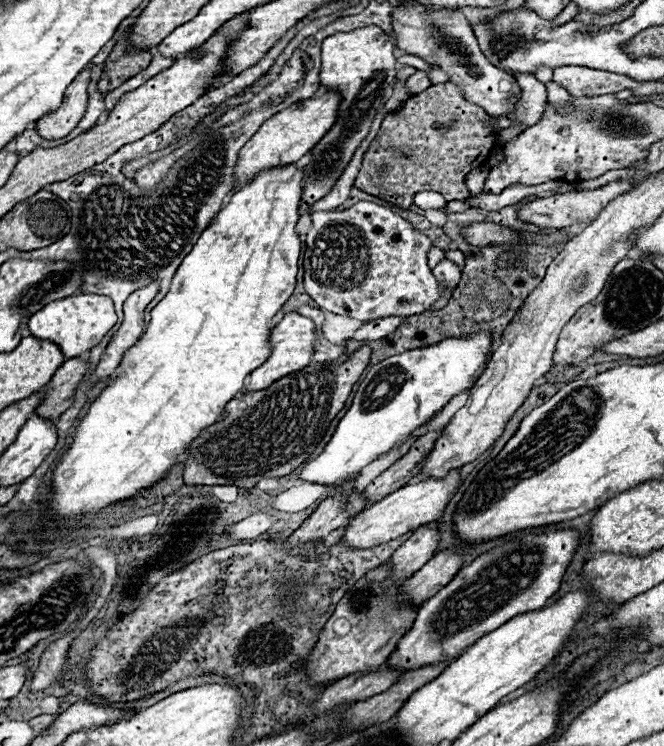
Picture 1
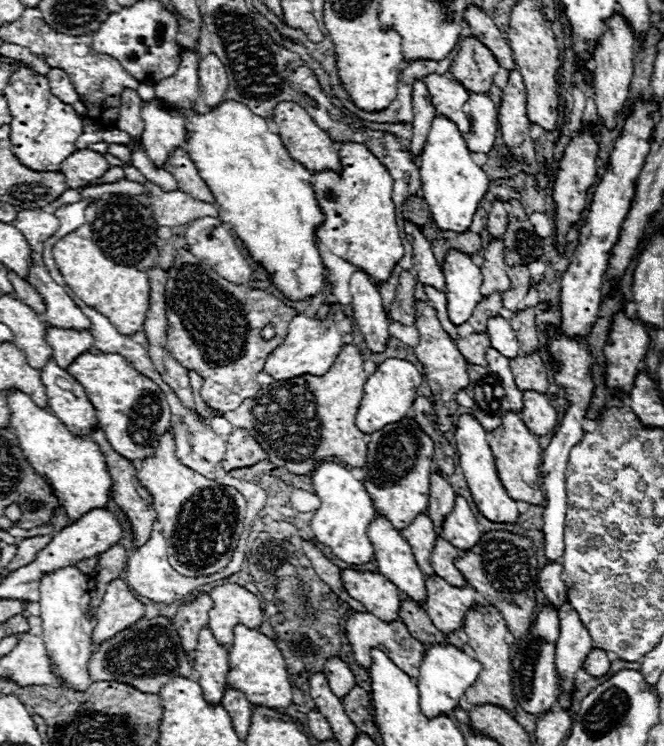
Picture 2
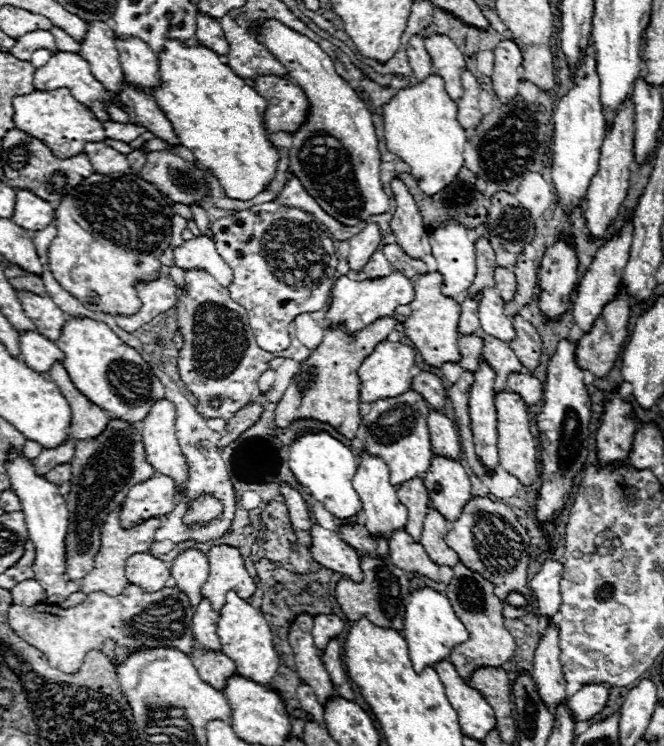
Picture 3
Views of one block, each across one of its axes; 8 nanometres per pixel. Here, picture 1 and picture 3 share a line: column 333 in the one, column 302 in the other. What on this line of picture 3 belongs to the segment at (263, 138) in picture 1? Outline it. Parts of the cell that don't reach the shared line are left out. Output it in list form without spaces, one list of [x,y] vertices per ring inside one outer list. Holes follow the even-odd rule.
[[[260,76],[256,80],[256,92],[262,92],[262,96],[266,96],[268,108],[264,122],[270,132],[294,134],[298,126],[306,122],[310,102],[300,86],[296,86],[288,78]]]

